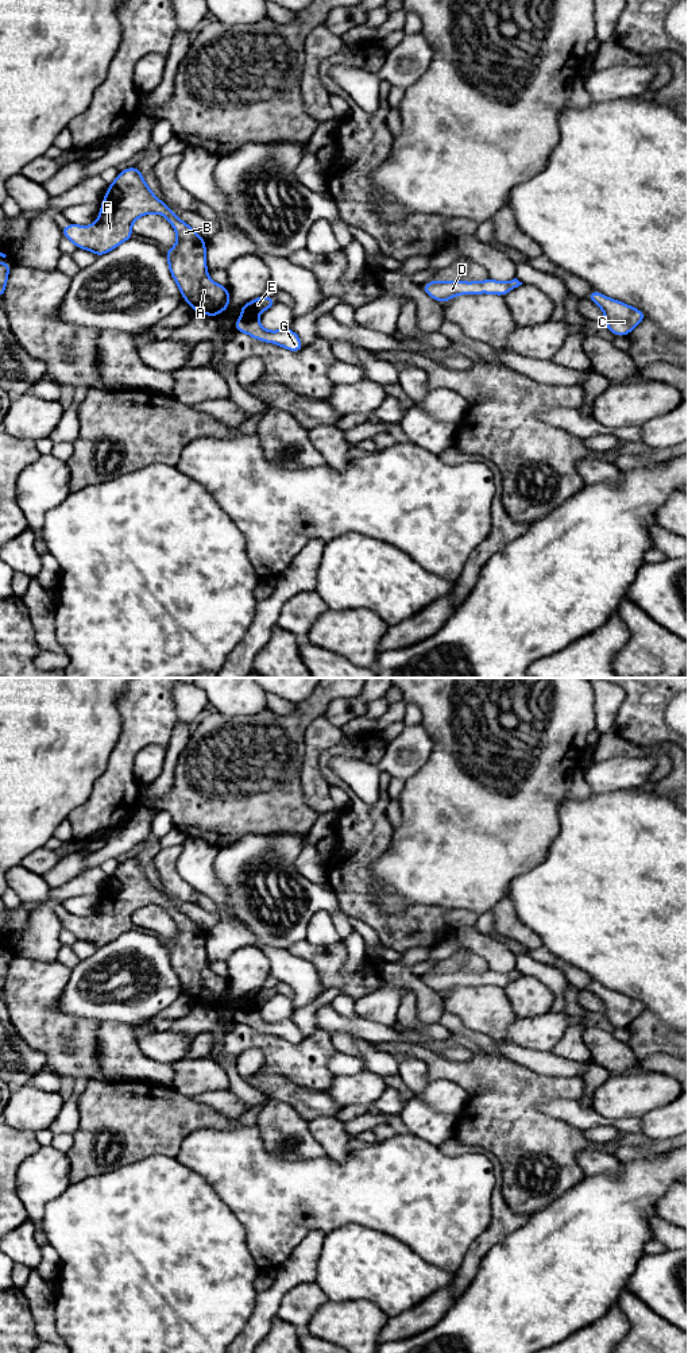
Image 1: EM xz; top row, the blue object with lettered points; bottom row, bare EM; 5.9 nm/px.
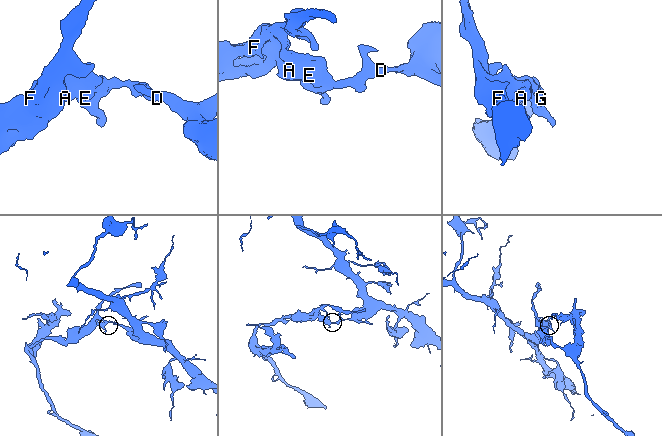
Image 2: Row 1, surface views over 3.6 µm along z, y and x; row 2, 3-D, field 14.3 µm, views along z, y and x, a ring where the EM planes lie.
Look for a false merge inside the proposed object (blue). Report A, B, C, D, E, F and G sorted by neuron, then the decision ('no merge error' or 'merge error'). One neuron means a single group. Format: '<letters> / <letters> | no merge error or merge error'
A B E F / C D G | merge error

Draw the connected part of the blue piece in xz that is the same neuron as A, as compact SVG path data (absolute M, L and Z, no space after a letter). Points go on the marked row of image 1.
M136 166L120 170L109 184L97 221L92 226L69 223L61 232L77 248L104 255L132 239L132 223L147 213L169 220L177 232L173 248L165 250L169 271L194 312L216 317L229 309L229 289L212 281L206 269L206 240L182 221L166 203L156 198Z

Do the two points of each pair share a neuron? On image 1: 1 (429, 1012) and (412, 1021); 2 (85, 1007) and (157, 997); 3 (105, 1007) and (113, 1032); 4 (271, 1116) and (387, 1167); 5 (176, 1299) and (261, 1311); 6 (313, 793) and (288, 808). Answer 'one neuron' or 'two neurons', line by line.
1: two neurons
2: one neuron
3: two neurons
4: two neurons
5: two neurons
6: two neurons

